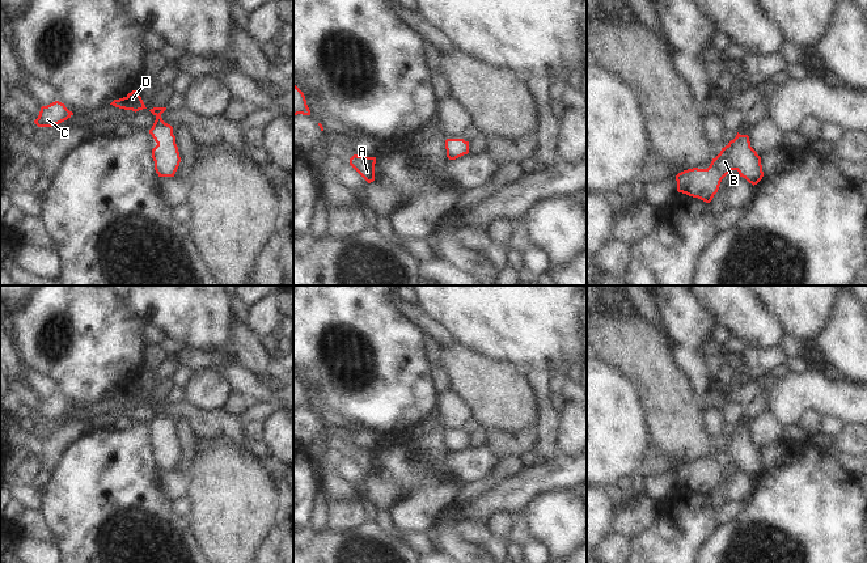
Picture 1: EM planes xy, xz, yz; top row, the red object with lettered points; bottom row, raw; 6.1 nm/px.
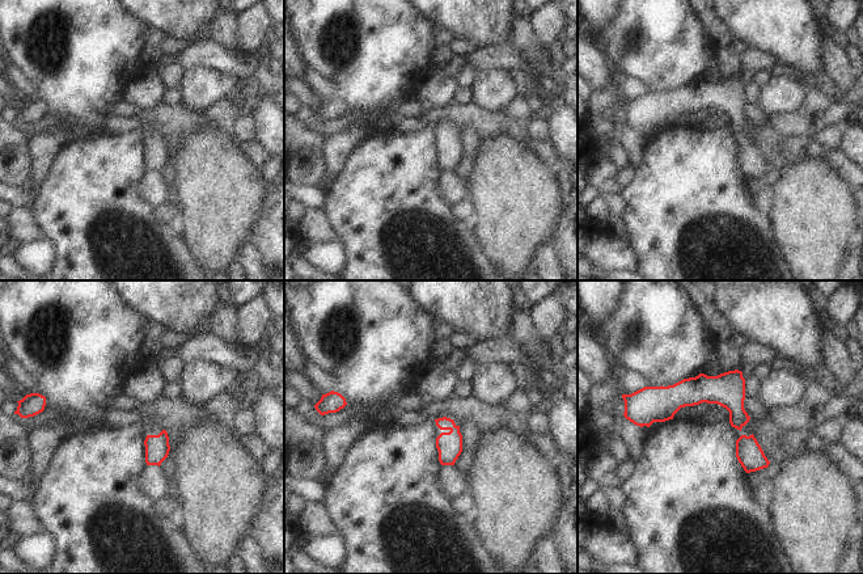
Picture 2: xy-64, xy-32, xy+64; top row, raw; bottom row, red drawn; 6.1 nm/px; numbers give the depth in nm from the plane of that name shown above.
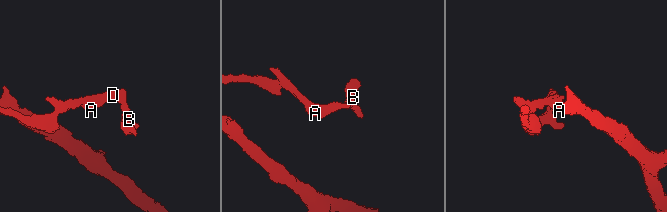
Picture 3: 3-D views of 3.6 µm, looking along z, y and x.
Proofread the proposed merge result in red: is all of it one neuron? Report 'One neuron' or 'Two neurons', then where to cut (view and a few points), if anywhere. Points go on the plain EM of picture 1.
One neuron. No split

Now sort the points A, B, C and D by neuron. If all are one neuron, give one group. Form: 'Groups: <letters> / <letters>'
Groups: A B C D

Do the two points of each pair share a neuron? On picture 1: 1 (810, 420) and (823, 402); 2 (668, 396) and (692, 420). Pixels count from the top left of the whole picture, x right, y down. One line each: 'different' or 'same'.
1: different
2: same

